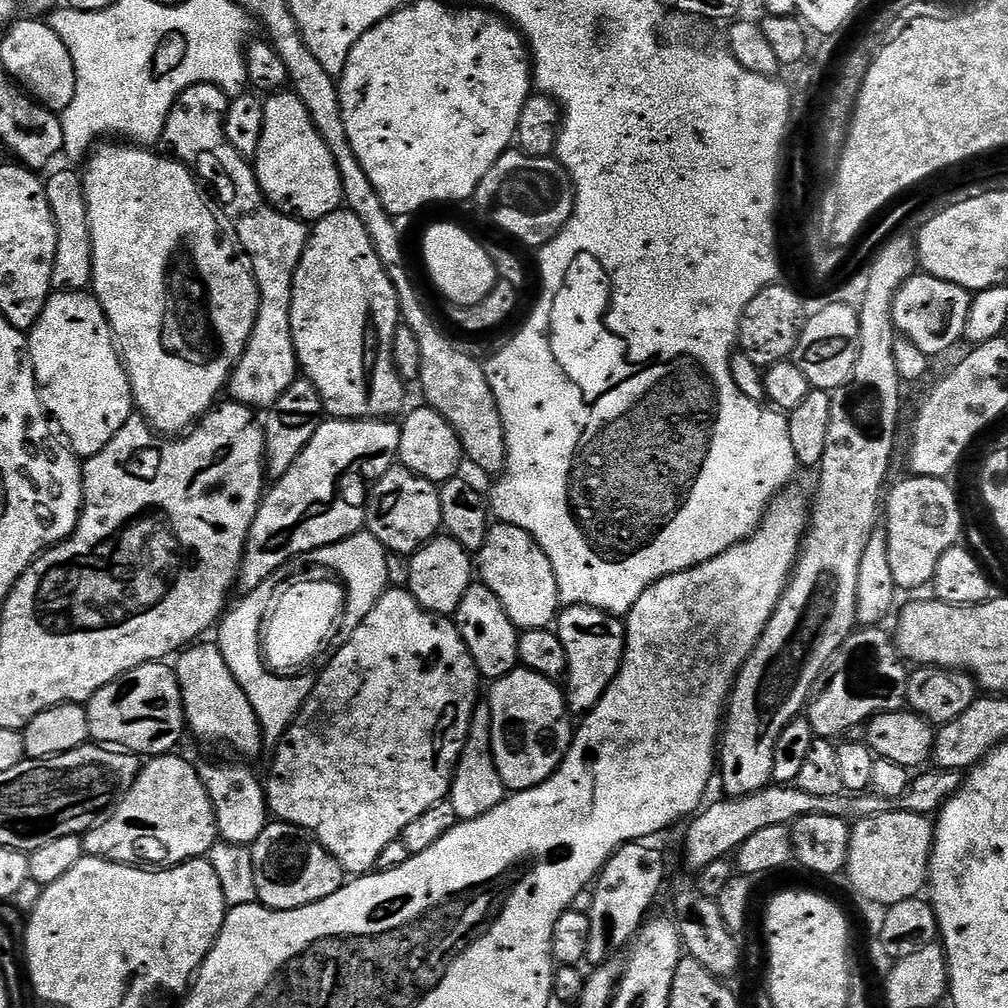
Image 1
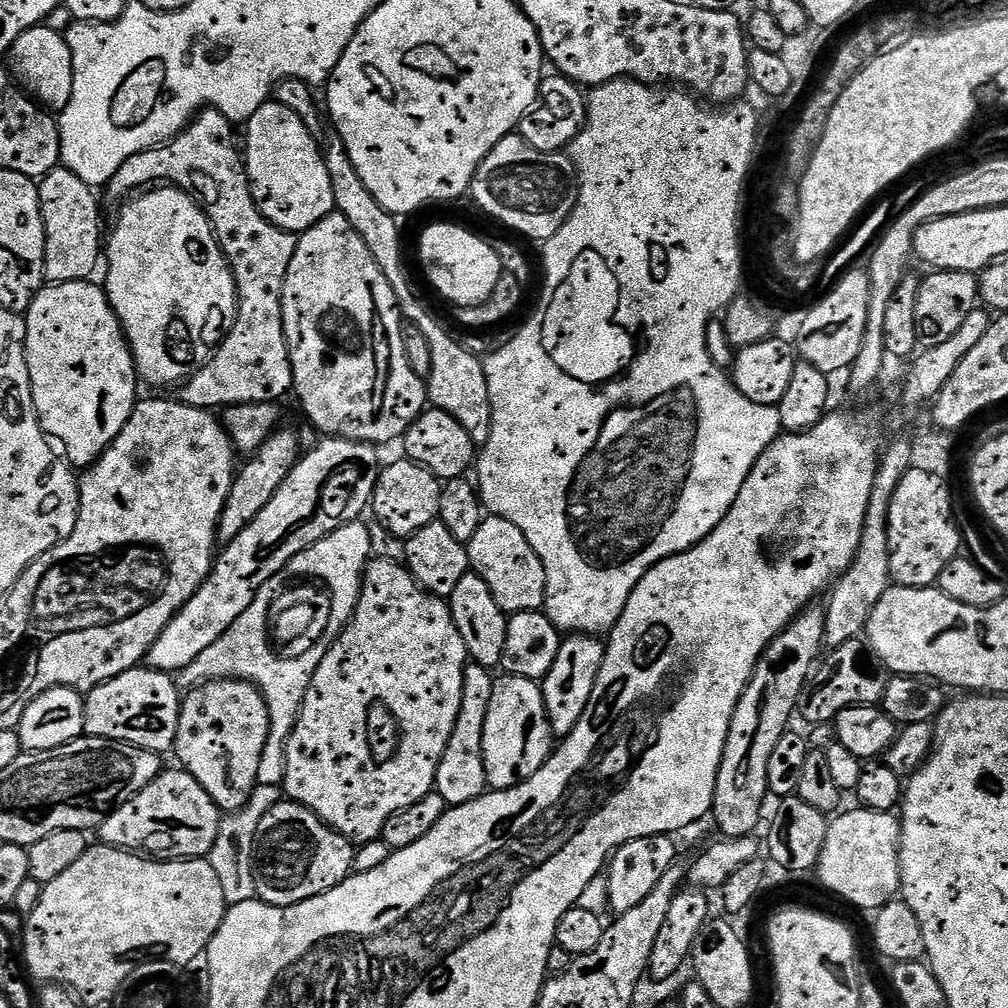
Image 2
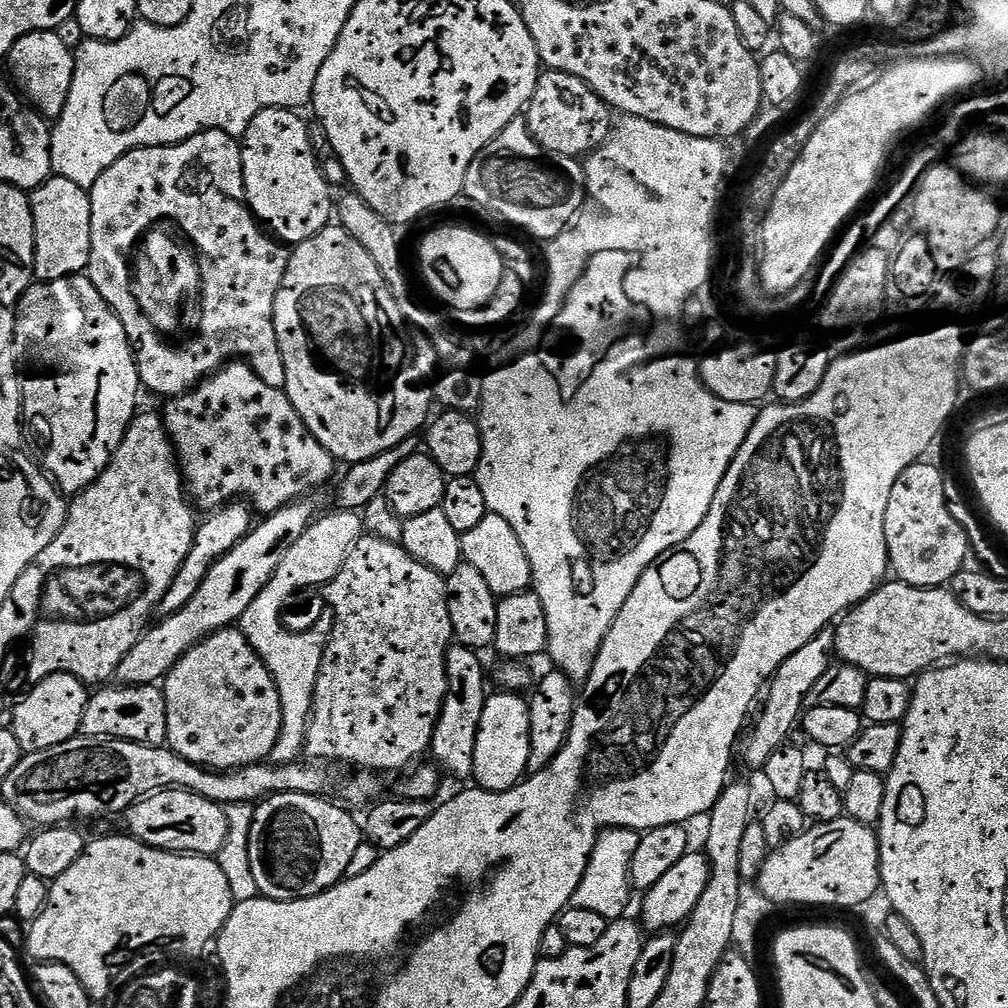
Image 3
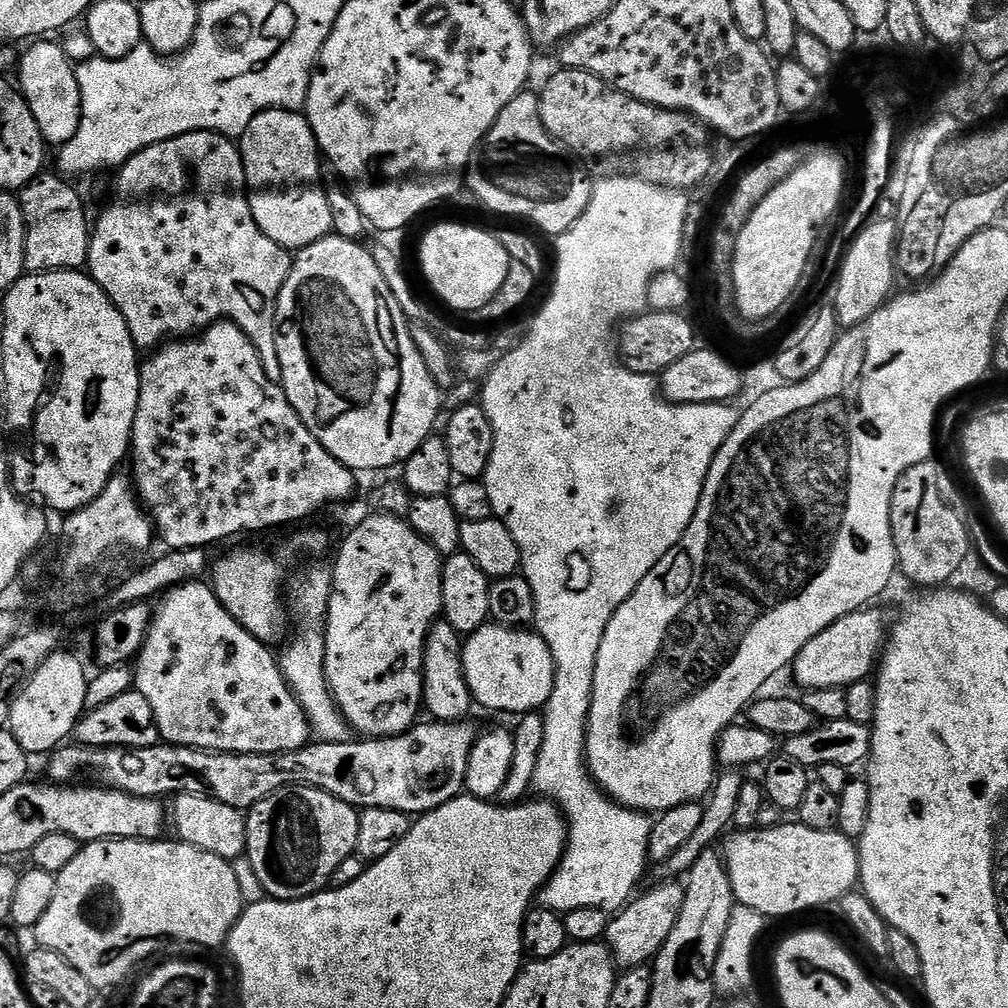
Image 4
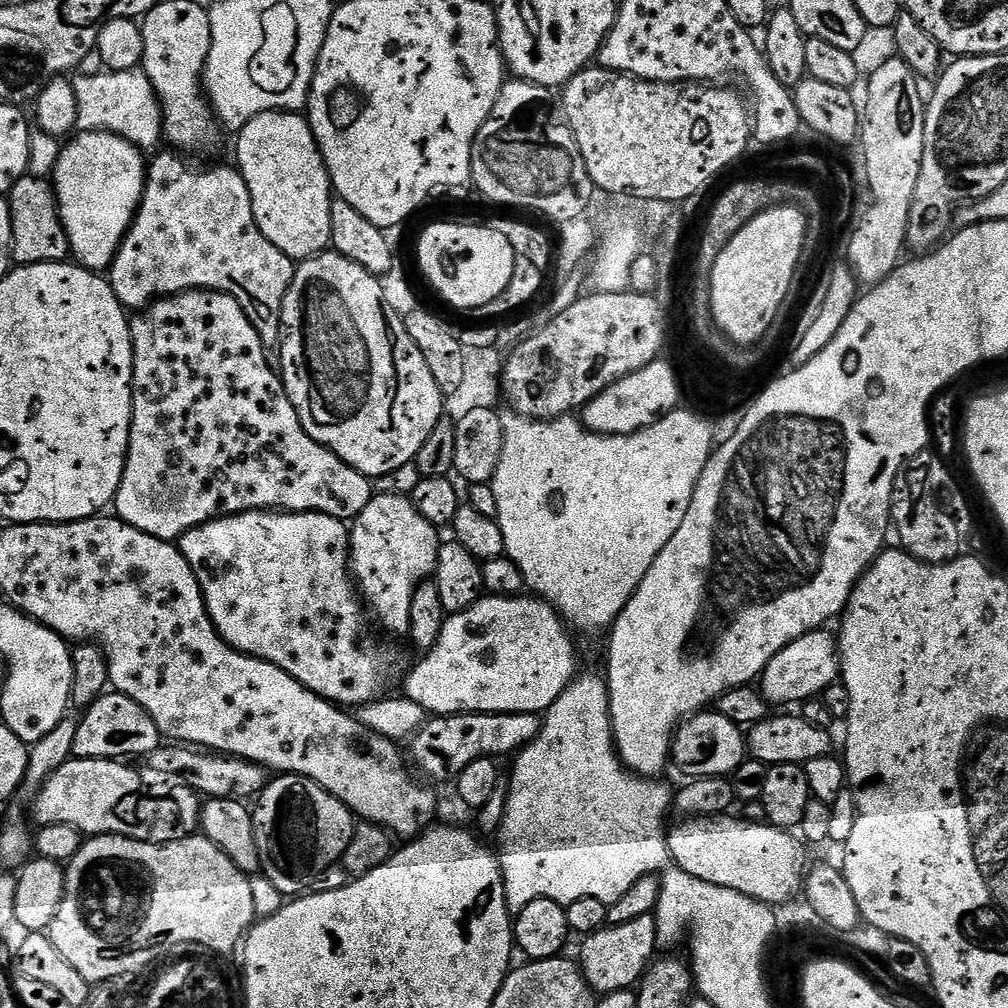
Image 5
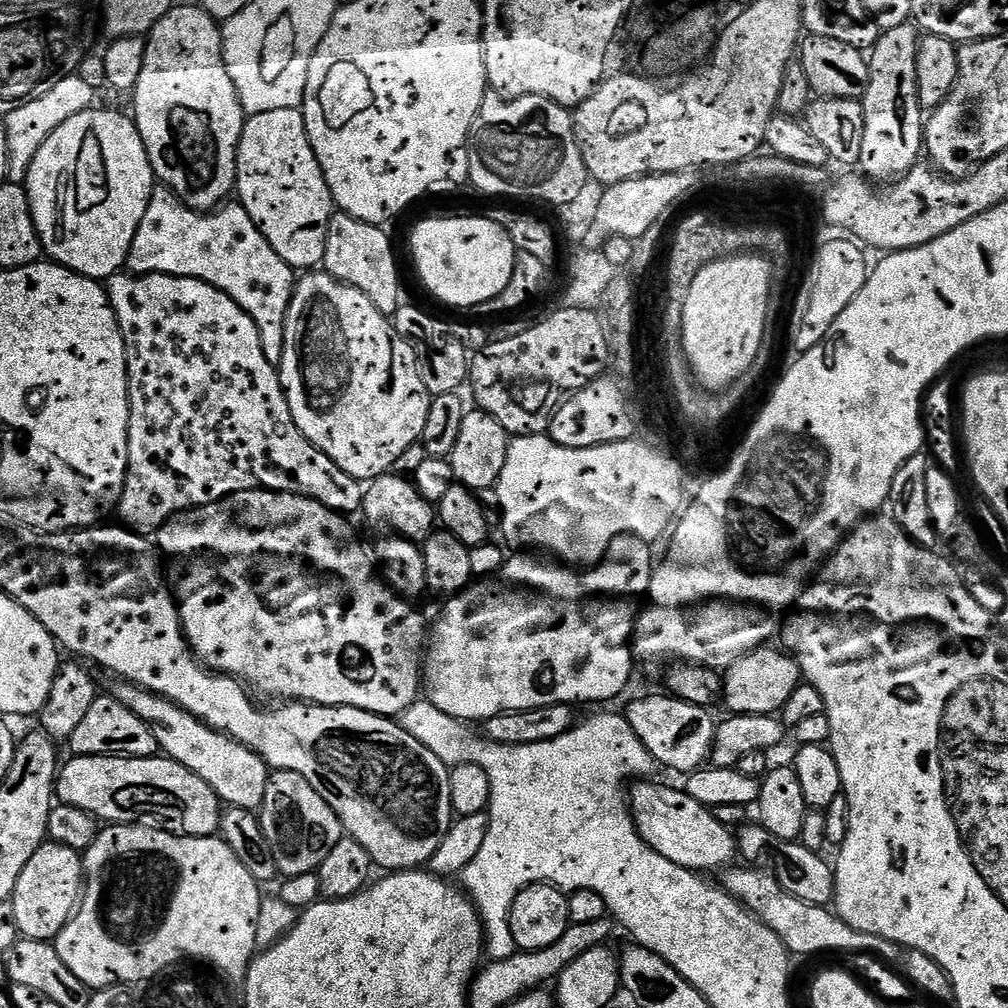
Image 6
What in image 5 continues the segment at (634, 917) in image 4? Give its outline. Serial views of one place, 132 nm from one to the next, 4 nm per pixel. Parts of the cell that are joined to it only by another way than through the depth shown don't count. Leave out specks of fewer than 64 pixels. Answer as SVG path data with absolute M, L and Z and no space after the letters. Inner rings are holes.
M655 915L634 918L634 922L608 924L590 936L583 937L578 967L588 987L596 994L627 992L639 985L658 951Z

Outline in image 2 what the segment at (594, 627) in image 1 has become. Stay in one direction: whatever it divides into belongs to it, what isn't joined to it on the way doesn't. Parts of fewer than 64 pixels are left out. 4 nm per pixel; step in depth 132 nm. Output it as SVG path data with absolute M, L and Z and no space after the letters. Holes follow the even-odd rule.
M592 634L569 635L561 643L558 658L554 658L554 666L550 666L550 670L544 675L544 705L553 737L563 738L572 733L590 702L590 694L594 694L594 682L598 682L605 649L605 645L596 640L599 639Z

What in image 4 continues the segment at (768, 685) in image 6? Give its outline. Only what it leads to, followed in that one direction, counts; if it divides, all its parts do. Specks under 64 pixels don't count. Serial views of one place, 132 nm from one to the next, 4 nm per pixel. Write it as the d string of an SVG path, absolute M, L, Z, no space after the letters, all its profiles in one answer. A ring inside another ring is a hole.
M876 606L861 608L859 612L851 612L838 622L826 626L822 634L810 638L806 646L796 655L790 665L790 672L796 675L801 689L838 688L849 684L857 684L859 680L868 680L873 675L882 649L886 643L886 624L884 616Z

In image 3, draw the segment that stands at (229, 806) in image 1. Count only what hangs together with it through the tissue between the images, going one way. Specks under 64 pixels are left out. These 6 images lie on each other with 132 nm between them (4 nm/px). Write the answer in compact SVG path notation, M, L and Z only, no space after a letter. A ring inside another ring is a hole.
M239 627L212 633L189 649L162 681L167 747L213 770L245 768L267 761L282 730L278 686Z

